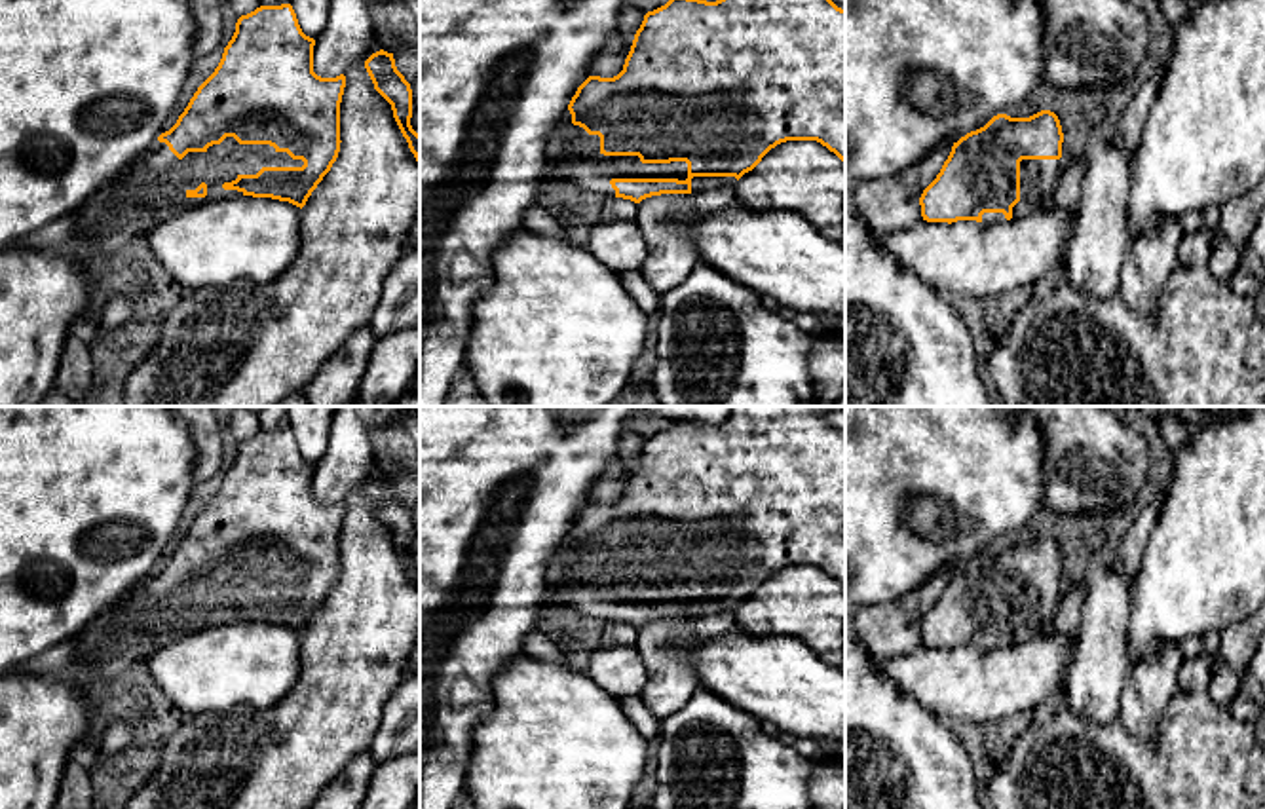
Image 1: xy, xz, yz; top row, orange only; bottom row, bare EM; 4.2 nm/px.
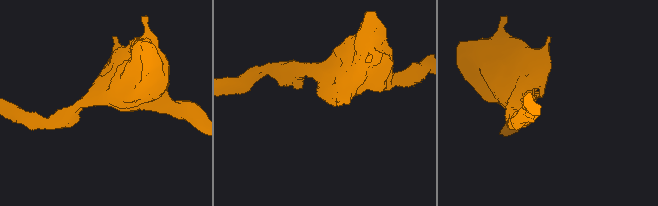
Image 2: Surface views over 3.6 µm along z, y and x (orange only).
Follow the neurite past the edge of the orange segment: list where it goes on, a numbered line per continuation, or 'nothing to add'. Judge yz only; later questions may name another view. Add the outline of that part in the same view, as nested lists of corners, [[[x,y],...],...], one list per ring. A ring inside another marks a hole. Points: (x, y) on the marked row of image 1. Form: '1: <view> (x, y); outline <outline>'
1: yz (1038, 177); outline [[[1022,160],[1020,201],[1012,207],[1012,218],[1050,209],[1060,173],[1060,160]]]

